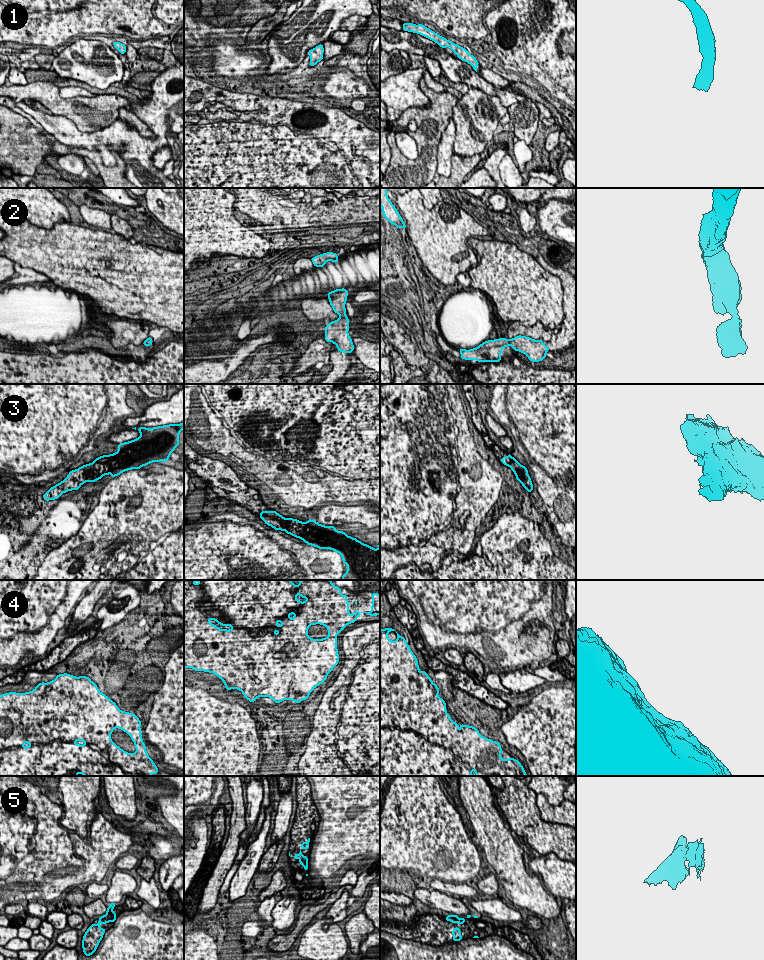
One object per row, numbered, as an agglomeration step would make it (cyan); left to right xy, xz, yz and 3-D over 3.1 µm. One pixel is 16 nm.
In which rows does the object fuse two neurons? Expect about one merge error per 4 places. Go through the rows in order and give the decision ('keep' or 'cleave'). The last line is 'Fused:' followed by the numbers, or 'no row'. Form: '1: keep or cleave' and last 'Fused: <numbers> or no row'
1: keep
2: keep
3: keep
4: keep
5: keep
Fused: no row

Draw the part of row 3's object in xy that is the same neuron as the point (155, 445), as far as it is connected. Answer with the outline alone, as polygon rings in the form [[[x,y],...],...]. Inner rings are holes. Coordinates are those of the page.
[[[170,424],[159,427],[138,428],[140,437],[118,444],[118,451],[96,458],[92,463],[69,472],[68,476],[51,487],[44,495],[46,501],[59,499],[60,495],[79,490],[85,482],[95,482],[110,473],[111,477],[131,470],[140,469],[152,462],[167,462],[169,456],[179,445],[179,433],[184,429],[181,424]]]

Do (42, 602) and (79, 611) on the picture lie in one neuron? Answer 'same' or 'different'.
different

